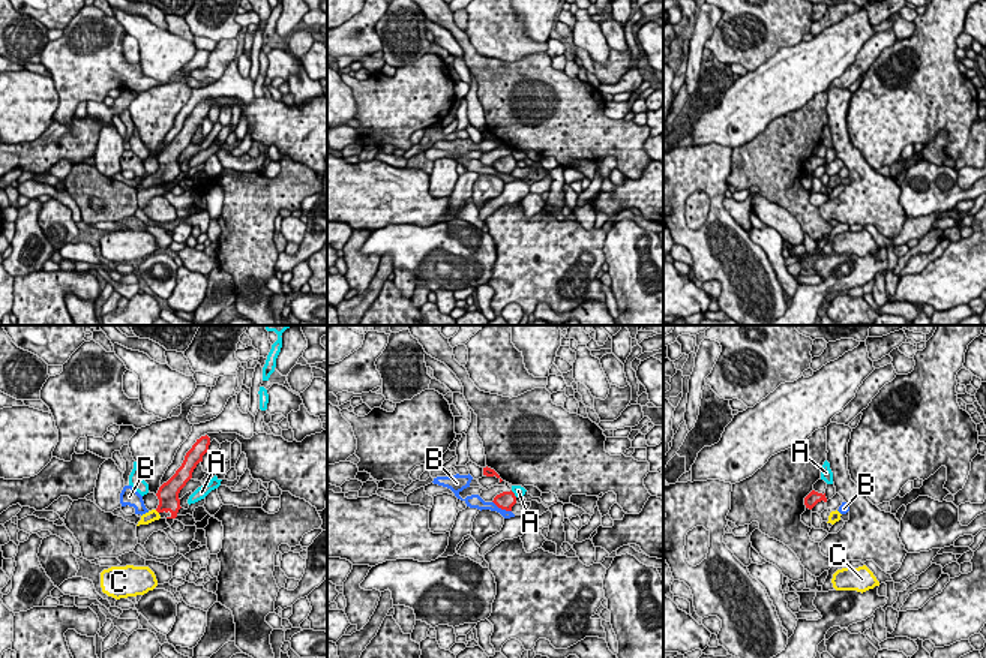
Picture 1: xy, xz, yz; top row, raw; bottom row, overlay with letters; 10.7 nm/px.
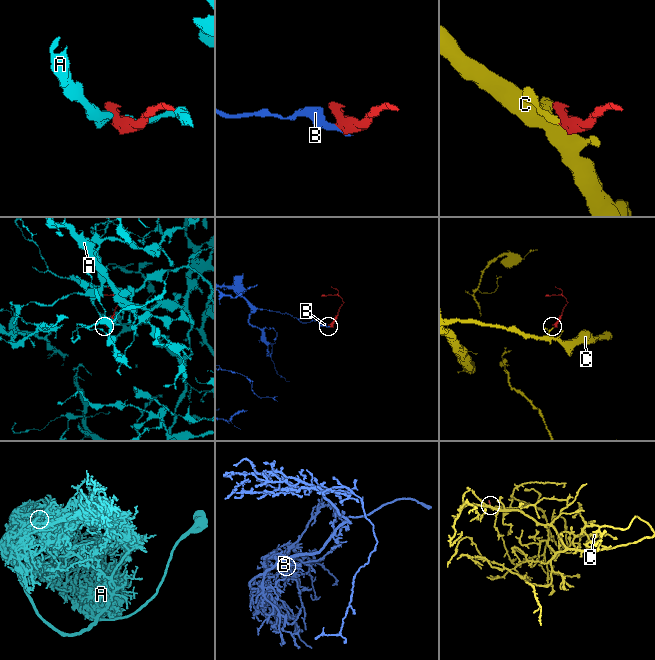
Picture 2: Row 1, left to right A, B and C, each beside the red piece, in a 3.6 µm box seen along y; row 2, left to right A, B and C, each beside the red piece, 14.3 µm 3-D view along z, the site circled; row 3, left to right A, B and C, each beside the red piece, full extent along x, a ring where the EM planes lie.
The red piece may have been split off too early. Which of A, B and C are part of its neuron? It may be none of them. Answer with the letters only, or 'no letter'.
C

